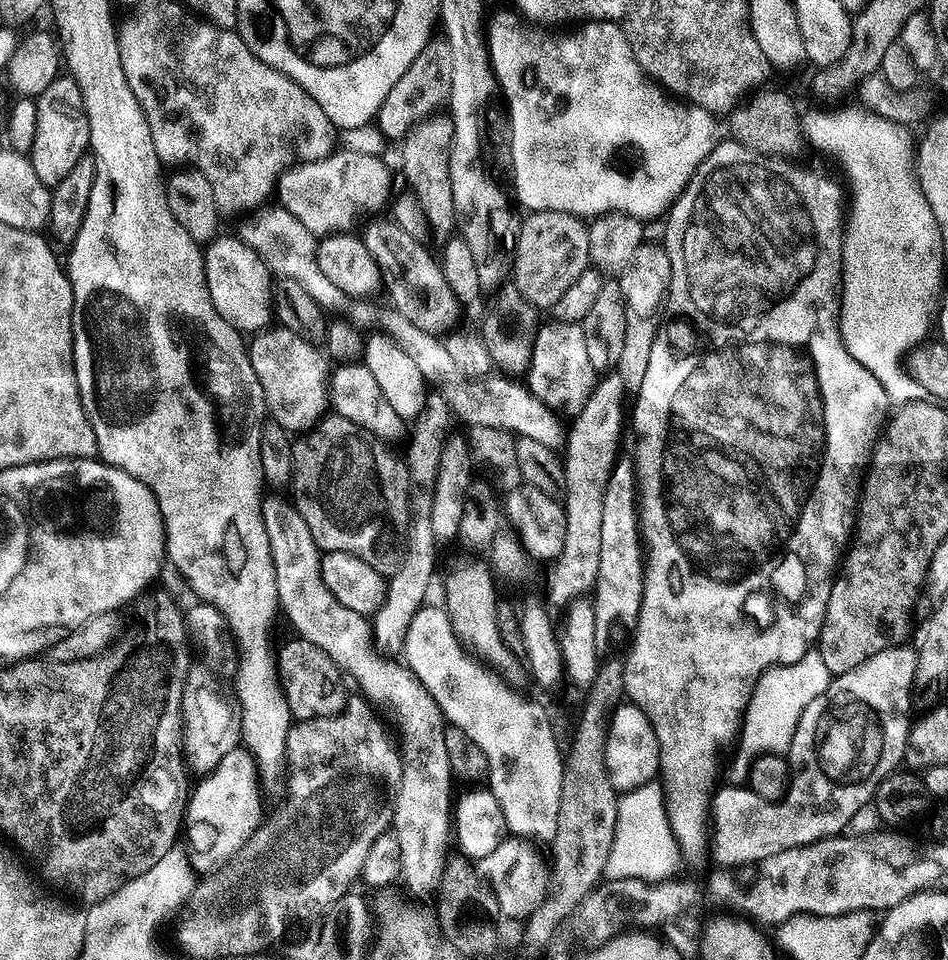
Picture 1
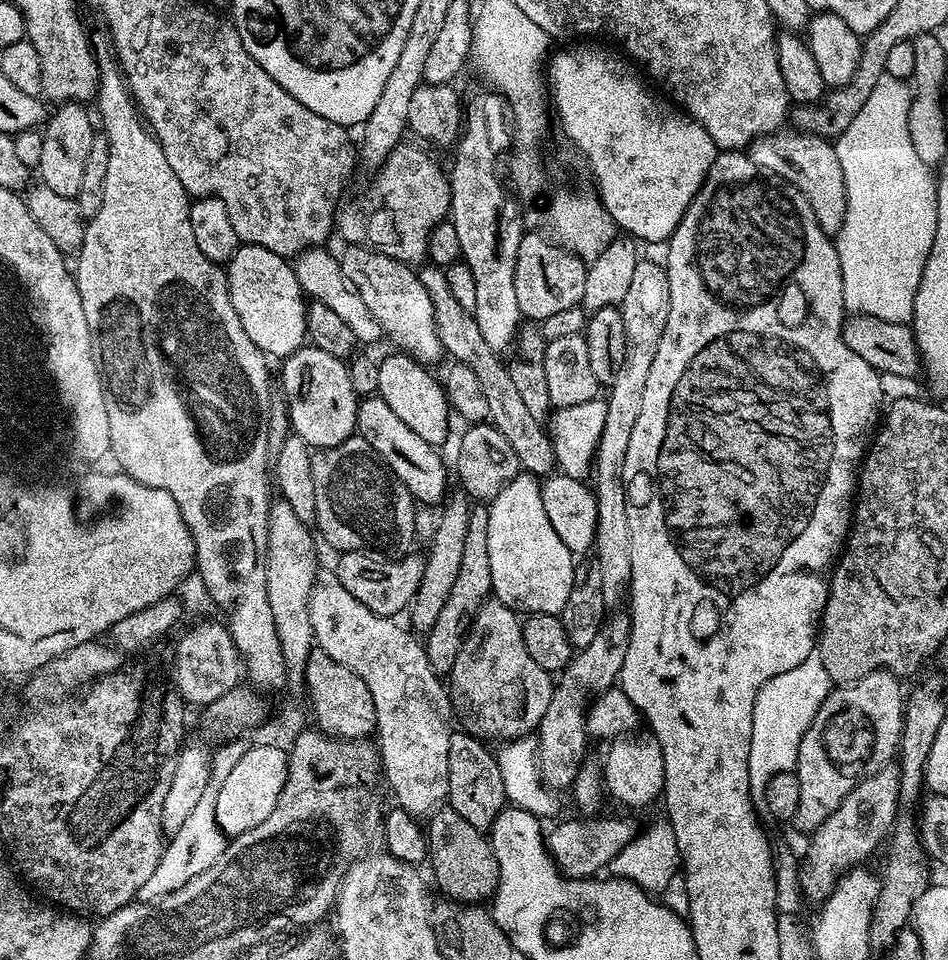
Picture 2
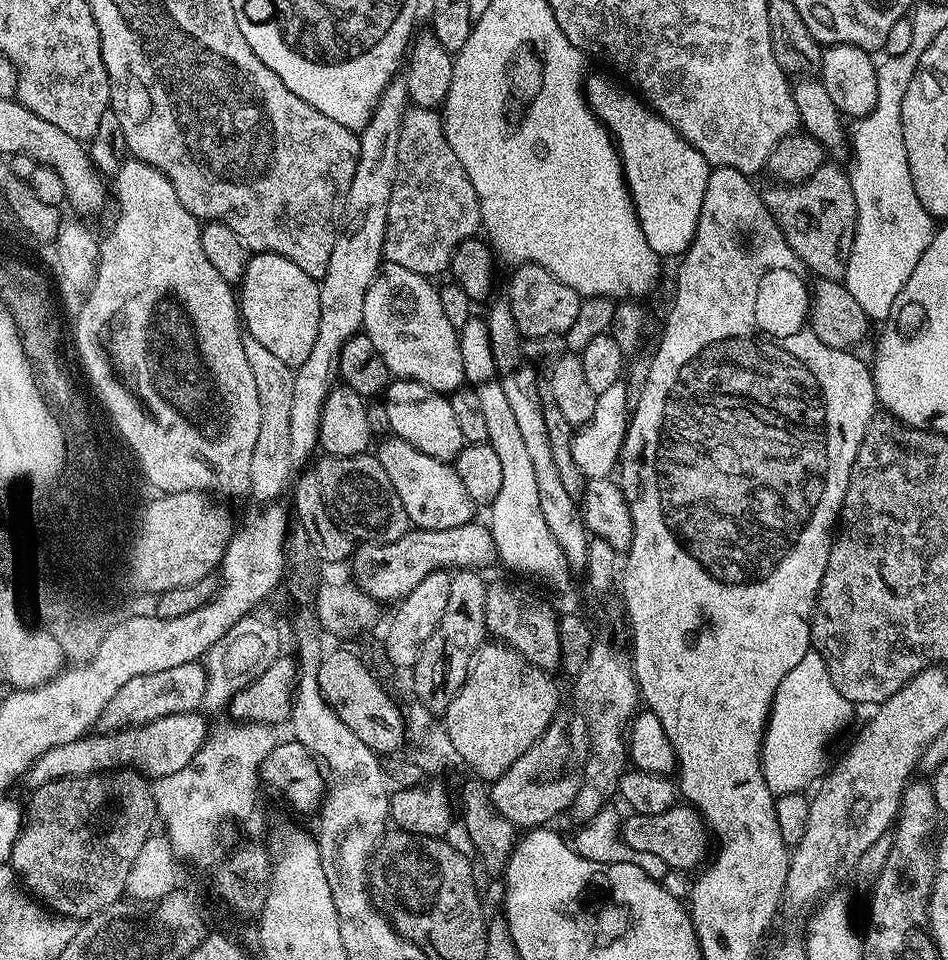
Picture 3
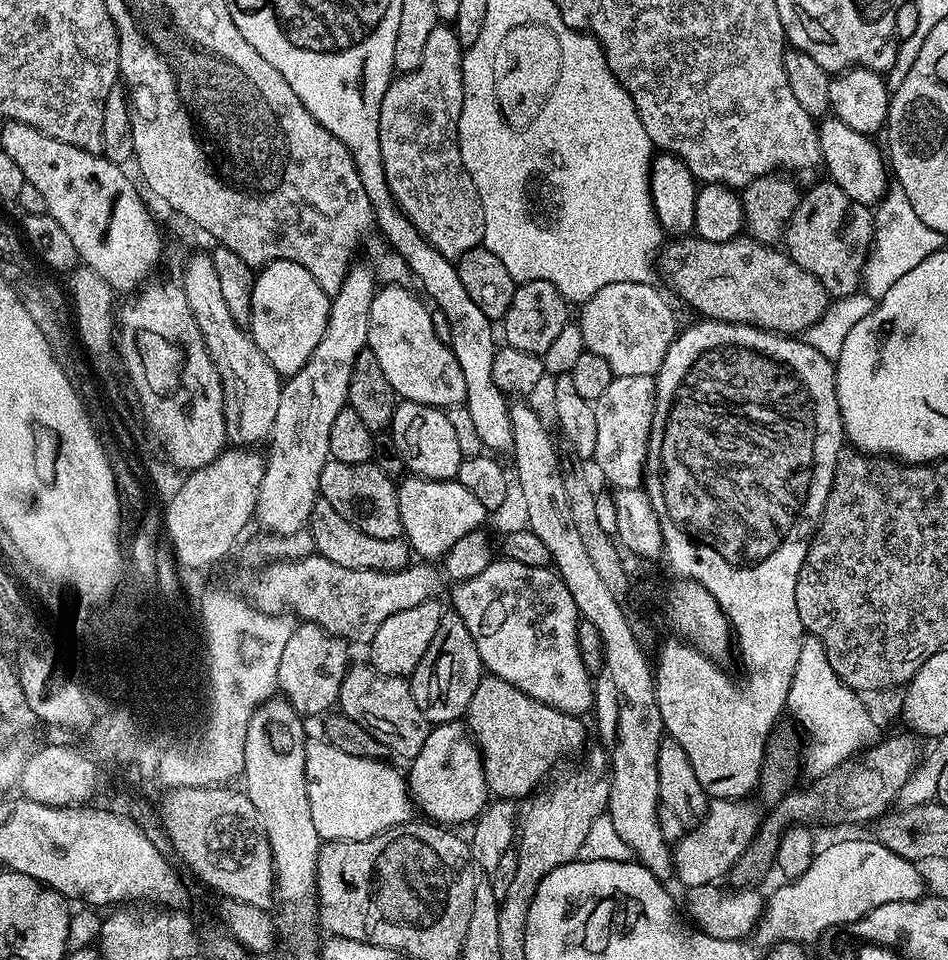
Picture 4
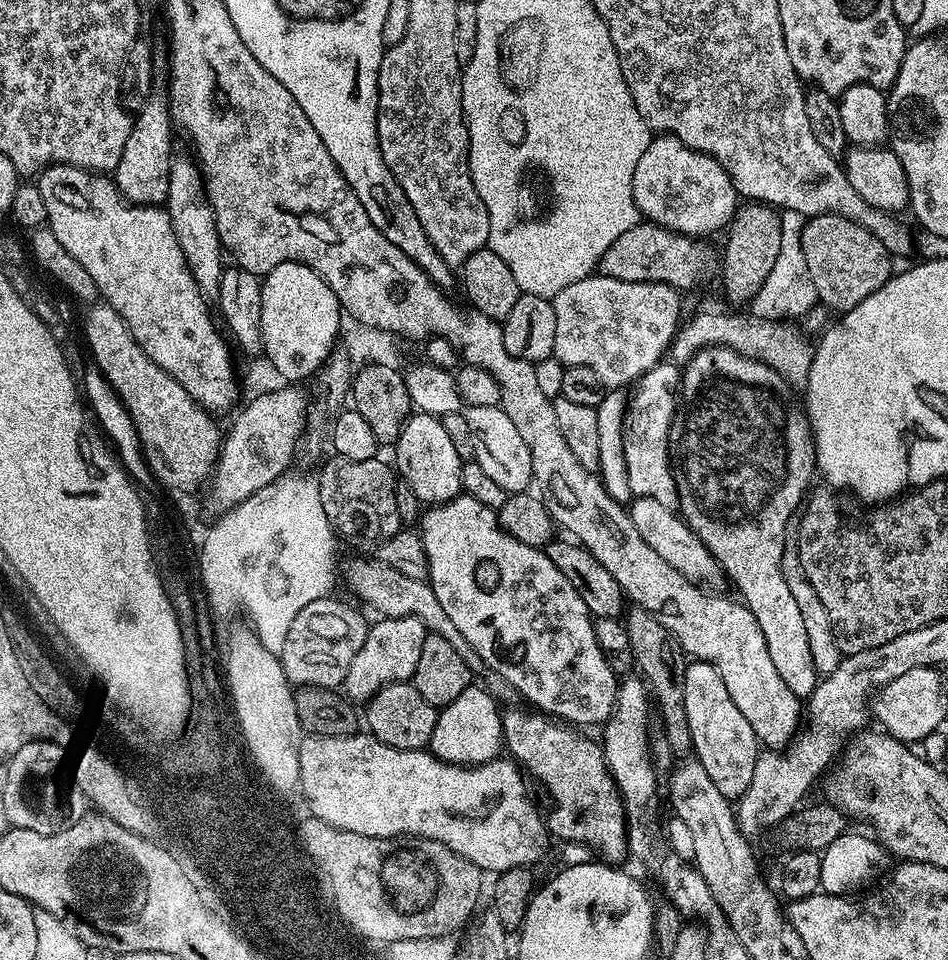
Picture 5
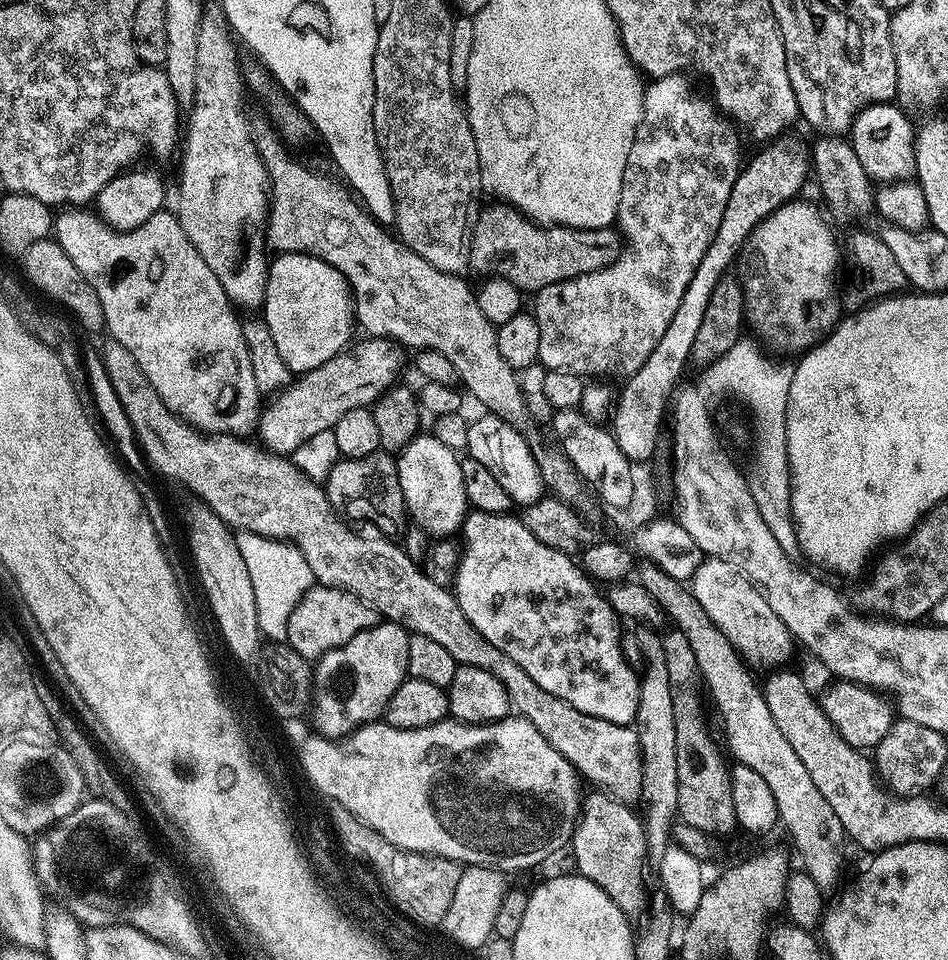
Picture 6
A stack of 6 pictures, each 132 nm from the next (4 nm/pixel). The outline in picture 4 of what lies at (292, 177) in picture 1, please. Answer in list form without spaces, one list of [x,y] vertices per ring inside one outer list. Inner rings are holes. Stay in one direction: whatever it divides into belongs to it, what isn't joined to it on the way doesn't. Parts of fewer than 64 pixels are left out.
[[[437,26],[426,38],[426,50],[422,62],[413,72],[401,72],[382,98],[382,110],[378,122],[378,138],[382,146],[382,166],[386,170],[386,182],[394,194],[396,204],[408,216],[424,237],[443,256],[459,258],[466,250],[479,248],[484,242],[482,202],[474,186],[474,178],[462,162],[462,150],[458,146],[458,118],[462,110],[464,83],[462,62],[464,52],[452,26]]]

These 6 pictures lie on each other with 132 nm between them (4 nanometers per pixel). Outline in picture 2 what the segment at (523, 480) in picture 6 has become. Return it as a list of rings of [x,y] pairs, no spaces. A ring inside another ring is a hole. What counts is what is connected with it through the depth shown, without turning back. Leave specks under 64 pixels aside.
[[[354,244],[340,256],[343,276],[355,286],[366,308],[374,314],[381,331],[425,366],[443,359],[444,351],[435,326],[435,314],[428,290],[424,288],[419,273],[409,264],[390,258],[375,249]]]

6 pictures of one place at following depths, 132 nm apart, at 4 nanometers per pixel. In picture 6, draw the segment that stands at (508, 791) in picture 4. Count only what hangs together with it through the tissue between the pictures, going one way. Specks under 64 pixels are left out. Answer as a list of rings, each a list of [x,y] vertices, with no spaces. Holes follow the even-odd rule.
[[[592,790],[583,797],[576,829],[572,832],[570,853],[576,859],[575,871],[604,888],[629,918],[639,917],[646,907],[644,864],[648,847],[644,821],[623,800],[615,800],[603,790]]]

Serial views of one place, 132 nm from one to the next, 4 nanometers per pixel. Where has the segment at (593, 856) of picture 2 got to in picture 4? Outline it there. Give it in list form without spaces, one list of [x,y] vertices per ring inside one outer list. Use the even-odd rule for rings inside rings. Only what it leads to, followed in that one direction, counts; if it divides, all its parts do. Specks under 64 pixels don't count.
[[[713,797],[701,820],[693,825],[673,847],[673,871],[683,887],[708,885],[729,875],[753,838],[762,821],[762,811],[748,800]],[[693,828],[693,829],[692,829]]]

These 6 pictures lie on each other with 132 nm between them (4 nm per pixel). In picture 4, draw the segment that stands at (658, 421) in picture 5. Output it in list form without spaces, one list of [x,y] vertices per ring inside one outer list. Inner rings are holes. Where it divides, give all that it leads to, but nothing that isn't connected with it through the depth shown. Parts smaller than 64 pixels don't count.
[[[613,376],[602,398],[594,401],[594,407],[598,418],[598,439],[591,459],[596,463],[597,470],[613,484],[613,489],[641,487],[644,483],[644,463],[648,457],[650,426],[656,409],[655,379],[650,376]]]

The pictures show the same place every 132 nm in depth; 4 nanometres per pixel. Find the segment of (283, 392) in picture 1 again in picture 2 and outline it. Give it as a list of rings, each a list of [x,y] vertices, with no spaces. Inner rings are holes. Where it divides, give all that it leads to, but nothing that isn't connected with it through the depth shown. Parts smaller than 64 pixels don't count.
[[[305,346],[294,354],[283,357],[281,364],[284,365],[280,368],[280,388],[284,391],[282,399],[288,405],[288,423],[291,431],[298,438],[302,438],[302,442],[306,442],[309,449],[319,450],[338,446],[346,442],[346,438],[357,435],[356,419],[360,400],[354,386],[350,386],[350,374],[345,361],[334,358],[334,354],[326,354],[326,350],[321,348]]]

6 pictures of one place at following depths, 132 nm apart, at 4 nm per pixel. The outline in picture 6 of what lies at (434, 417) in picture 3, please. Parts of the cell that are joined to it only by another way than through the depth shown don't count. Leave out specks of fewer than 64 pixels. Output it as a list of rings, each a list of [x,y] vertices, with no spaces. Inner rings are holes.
[[[431,434],[415,436],[399,453],[398,482],[402,482],[402,498],[411,523],[422,526],[432,538],[448,538],[459,533],[468,517],[470,505],[462,482],[461,457],[450,446],[442,446]]]

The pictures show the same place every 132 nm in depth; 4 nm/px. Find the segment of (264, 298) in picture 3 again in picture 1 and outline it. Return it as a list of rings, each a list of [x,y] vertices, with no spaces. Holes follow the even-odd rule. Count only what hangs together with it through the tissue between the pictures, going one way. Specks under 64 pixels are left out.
[[[217,235],[203,249],[204,273],[210,290],[210,298],[216,309],[234,327],[244,334],[255,334],[271,325],[274,320],[274,301],[272,289],[274,277],[268,271],[266,262],[258,258],[258,254],[246,242],[242,242],[239,235]]]

